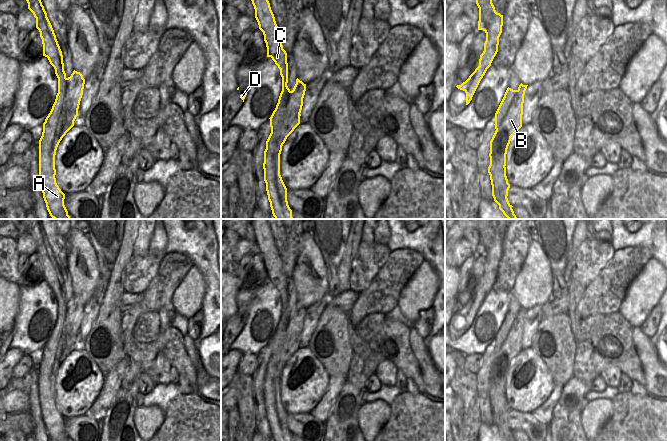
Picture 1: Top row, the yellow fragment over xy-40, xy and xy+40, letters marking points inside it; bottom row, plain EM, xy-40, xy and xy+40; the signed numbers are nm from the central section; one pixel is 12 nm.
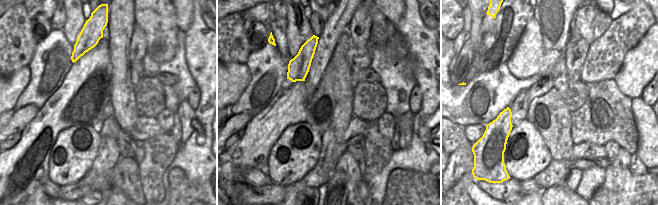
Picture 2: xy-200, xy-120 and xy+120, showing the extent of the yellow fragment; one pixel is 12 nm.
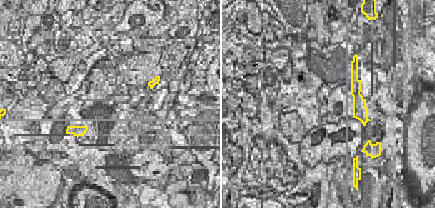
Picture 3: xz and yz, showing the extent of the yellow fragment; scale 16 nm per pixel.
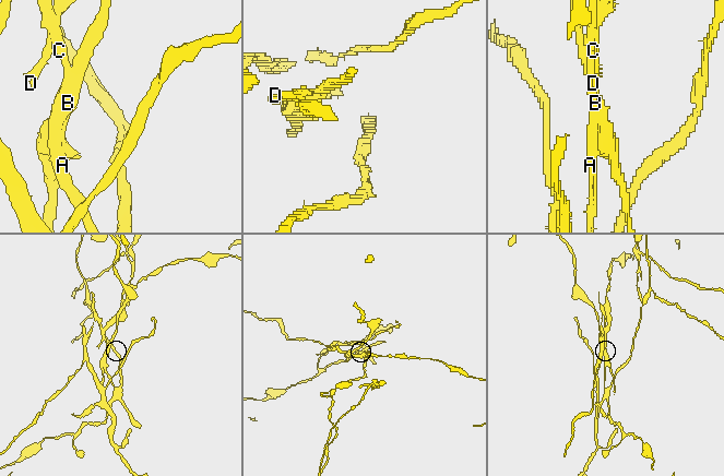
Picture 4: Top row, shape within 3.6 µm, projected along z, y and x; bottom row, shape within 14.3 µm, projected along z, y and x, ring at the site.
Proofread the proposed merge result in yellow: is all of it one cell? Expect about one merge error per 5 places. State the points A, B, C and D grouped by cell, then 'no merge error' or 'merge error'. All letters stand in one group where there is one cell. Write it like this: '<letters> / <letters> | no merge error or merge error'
A C D / B | merge error

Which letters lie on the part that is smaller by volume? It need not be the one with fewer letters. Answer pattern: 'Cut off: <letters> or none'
Cut off: B

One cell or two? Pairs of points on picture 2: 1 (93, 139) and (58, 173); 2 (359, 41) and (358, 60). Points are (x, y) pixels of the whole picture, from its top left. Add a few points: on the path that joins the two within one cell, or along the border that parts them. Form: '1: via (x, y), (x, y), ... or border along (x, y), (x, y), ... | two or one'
1: via (88, 149), (80, 151), (68, 163) | one
2: border along (353, 45), (366, 47) | two

